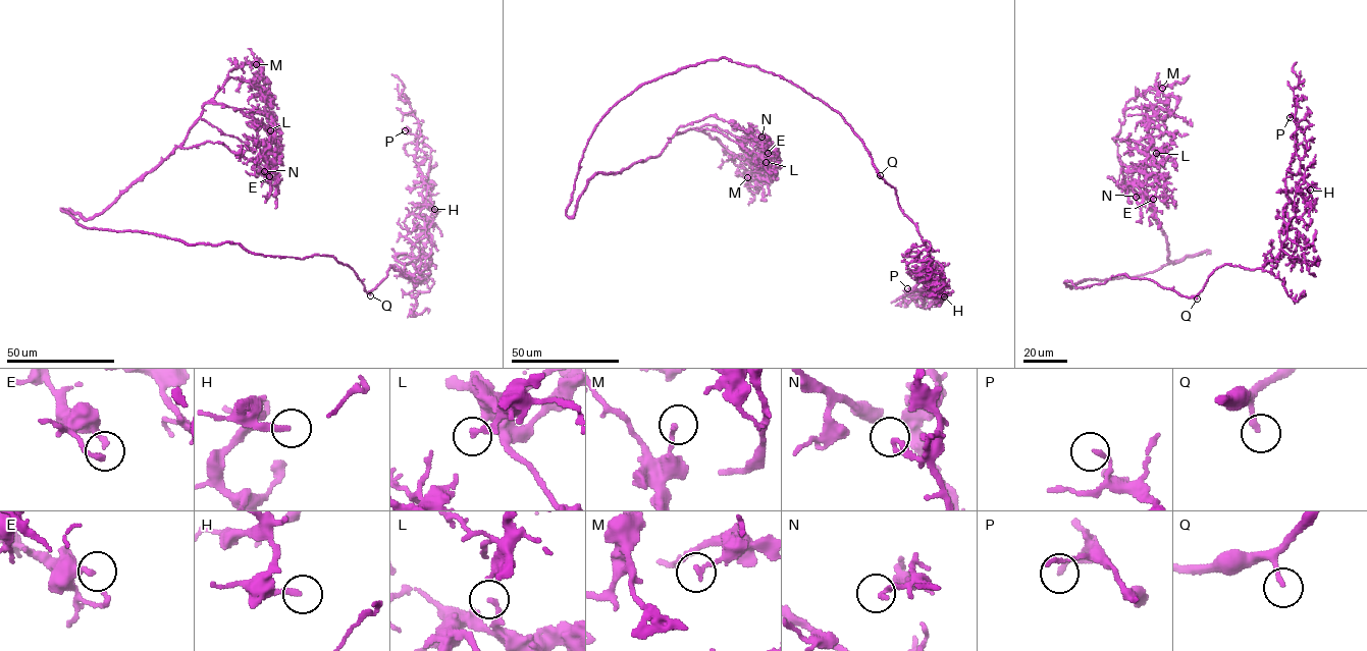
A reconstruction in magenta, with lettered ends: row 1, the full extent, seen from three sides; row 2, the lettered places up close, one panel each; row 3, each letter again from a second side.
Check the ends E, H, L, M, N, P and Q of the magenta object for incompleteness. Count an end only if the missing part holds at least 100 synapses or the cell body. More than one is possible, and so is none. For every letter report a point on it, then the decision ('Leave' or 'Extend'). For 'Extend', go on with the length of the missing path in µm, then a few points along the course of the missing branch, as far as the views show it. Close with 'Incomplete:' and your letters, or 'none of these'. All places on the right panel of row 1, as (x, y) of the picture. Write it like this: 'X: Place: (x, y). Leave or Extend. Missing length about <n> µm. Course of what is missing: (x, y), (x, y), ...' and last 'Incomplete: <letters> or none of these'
E: Place: (1153, 199). Leave
H: Place: (1310, 190). Leave
L: Place: (1156, 153). Leave
M: Place: (1162, 88). Leave
N: Place: (1136, 197). Leave
P: Place: (1290, 117). Leave
Q: Place: (1197, 299). Extend. Missing length about 80 µm. Course of what is missing: (1197, 299), (1213, 316), (1233, 324), (1250, 322), (1256, 327), (1267, 323), (1280, 327), (1284, 307), (1281, 311)
Incomplete: Q

